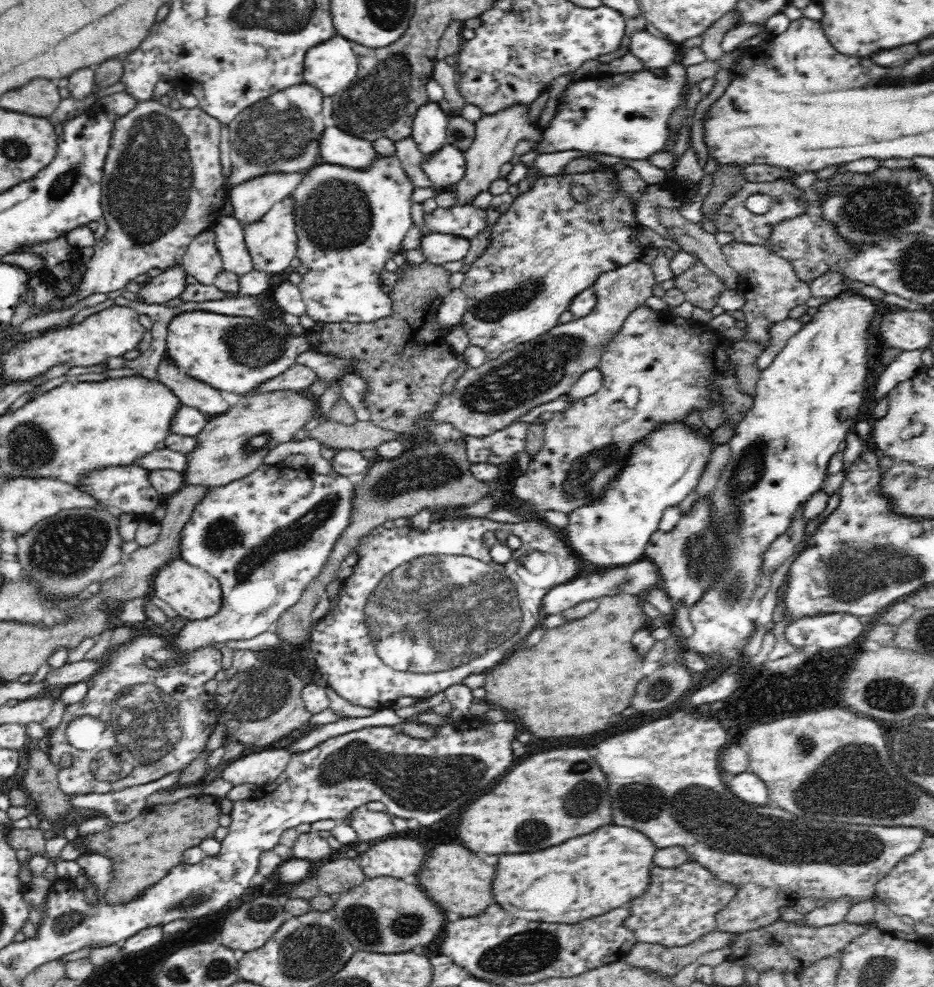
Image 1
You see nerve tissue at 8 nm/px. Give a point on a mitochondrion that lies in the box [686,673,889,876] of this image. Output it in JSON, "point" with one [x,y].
{"point":[805,745]}

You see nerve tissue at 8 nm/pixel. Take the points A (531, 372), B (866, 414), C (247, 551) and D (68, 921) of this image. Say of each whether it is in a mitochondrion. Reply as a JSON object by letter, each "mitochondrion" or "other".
{"A":"mitochondrion","B":"other","C":"mitochondrion","D":"mitochondrion"}

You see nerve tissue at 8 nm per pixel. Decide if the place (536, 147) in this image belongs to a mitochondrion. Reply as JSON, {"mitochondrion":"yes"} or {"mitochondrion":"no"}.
{"mitochondrion":"no"}

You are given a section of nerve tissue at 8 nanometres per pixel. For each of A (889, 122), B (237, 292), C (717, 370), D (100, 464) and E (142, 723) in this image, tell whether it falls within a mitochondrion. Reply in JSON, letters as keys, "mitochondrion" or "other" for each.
{"A":"other","B":"other","C":"other","D":"other","E":"mitochondrion"}

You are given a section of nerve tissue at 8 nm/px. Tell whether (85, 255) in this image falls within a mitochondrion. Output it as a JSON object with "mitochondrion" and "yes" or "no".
{"mitochondrion":"no"}

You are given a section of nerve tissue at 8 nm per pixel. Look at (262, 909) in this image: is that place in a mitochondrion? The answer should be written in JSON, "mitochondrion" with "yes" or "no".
{"mitochondrion":"yes"}

